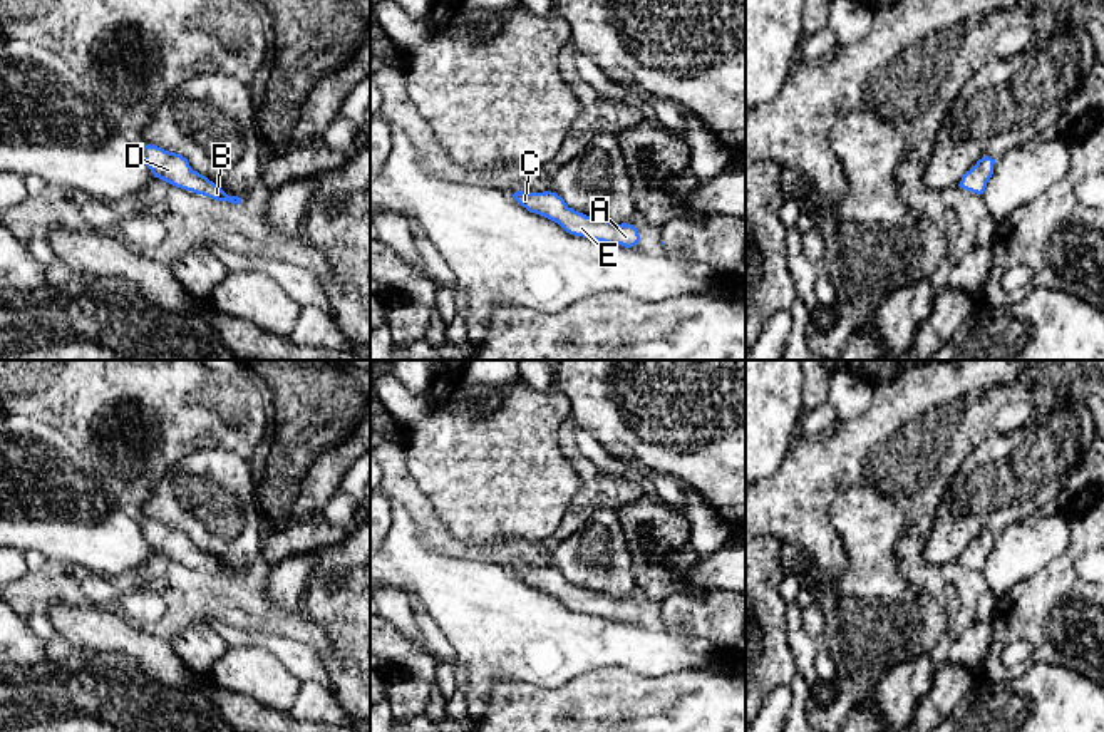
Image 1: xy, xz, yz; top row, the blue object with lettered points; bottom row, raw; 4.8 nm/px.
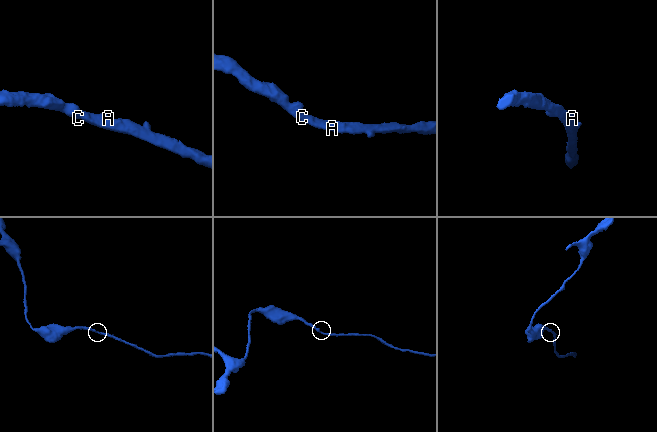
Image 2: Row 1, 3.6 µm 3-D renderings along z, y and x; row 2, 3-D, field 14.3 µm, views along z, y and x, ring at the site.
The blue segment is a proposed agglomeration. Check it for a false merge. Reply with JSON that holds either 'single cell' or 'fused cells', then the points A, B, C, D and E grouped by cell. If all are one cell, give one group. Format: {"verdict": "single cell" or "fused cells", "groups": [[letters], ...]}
{"verdict": "single cell", "groups": [["A", "B", "C", "D", "E"]]}

